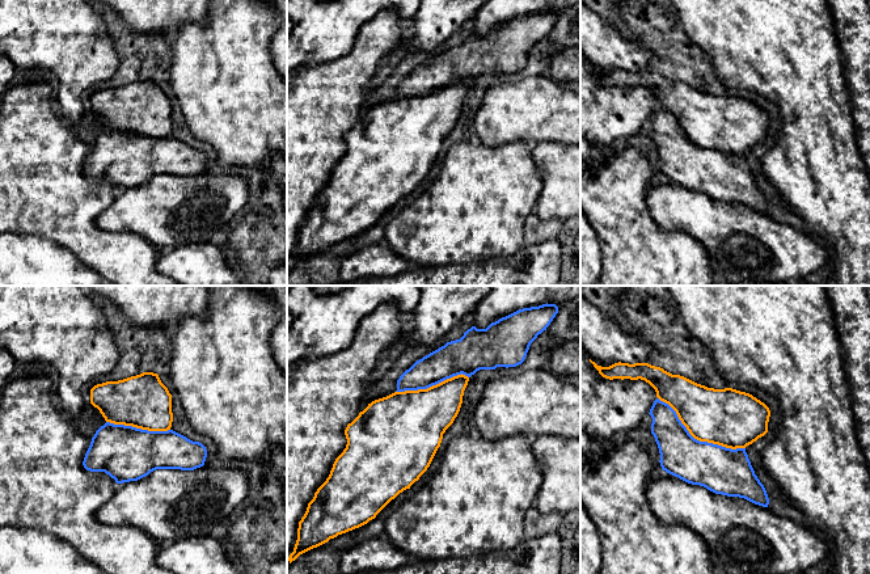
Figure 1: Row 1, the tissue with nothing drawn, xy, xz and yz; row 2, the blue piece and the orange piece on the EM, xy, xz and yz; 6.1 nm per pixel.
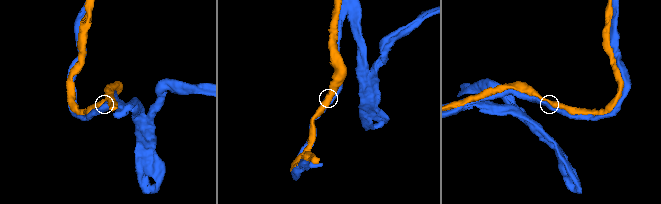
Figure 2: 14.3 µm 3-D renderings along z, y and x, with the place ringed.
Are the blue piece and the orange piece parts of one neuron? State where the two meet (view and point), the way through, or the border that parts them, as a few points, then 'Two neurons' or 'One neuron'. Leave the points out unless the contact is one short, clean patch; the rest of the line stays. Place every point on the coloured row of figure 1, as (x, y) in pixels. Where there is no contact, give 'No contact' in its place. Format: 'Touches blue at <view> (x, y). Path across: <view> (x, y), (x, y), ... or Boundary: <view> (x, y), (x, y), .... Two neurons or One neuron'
Touches blue at yz (699, 440). Two neurons

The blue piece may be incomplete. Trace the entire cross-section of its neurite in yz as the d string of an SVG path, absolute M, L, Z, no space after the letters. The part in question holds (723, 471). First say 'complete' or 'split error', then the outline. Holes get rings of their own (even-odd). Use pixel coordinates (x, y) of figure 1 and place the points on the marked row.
complete | M656 398L649 413L660 467L680 480L727 497L768 507L769 498L751 465L746 448L726 448L694 439L676 411Z

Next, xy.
complete | M106 422L92 438L83 465L105 472L117 484L138 481L156 469L194 470L204 465L206 447L173 431L148 431Z

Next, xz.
complete | M546 303L519 309L486 329L472 326L460 339L417 360L400 376L396 392L427 389L461 373L470 377L480 370L516 367L557 313L558 307Z

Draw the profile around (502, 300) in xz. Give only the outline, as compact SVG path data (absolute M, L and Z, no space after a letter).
M491 286L473 311L477 329L486 329L519 309L556 304L558 308L580 296L580 286Z

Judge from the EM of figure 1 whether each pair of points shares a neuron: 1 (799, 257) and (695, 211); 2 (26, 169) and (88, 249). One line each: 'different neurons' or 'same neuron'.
1: same neuron
2: same neuron

